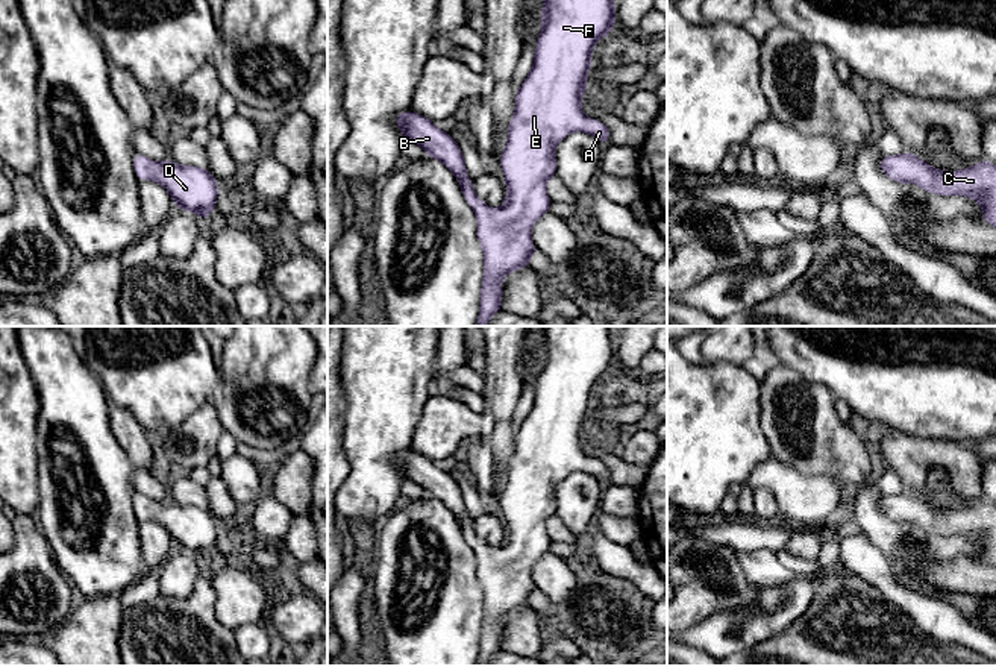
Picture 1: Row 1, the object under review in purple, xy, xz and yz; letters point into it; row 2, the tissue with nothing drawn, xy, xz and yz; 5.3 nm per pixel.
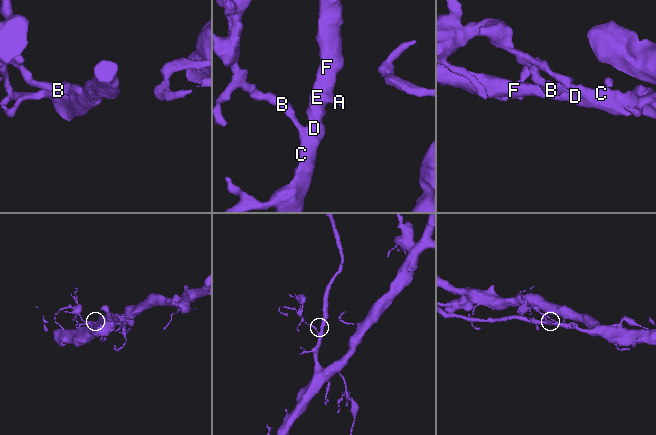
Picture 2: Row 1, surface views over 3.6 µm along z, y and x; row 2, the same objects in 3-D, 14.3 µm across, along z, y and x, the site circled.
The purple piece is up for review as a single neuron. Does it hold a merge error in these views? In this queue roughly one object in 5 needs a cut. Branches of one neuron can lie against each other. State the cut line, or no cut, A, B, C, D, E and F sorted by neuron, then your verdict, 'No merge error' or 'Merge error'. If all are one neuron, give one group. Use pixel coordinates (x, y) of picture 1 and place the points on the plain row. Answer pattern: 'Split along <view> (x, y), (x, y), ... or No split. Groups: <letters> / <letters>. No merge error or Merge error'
No split. Groups: A B C D E F. No merge error

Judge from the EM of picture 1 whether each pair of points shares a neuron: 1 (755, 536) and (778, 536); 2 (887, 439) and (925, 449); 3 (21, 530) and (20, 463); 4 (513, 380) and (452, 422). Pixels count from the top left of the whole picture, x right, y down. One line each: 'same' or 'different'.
1: same
2: same
3: different
4: different

